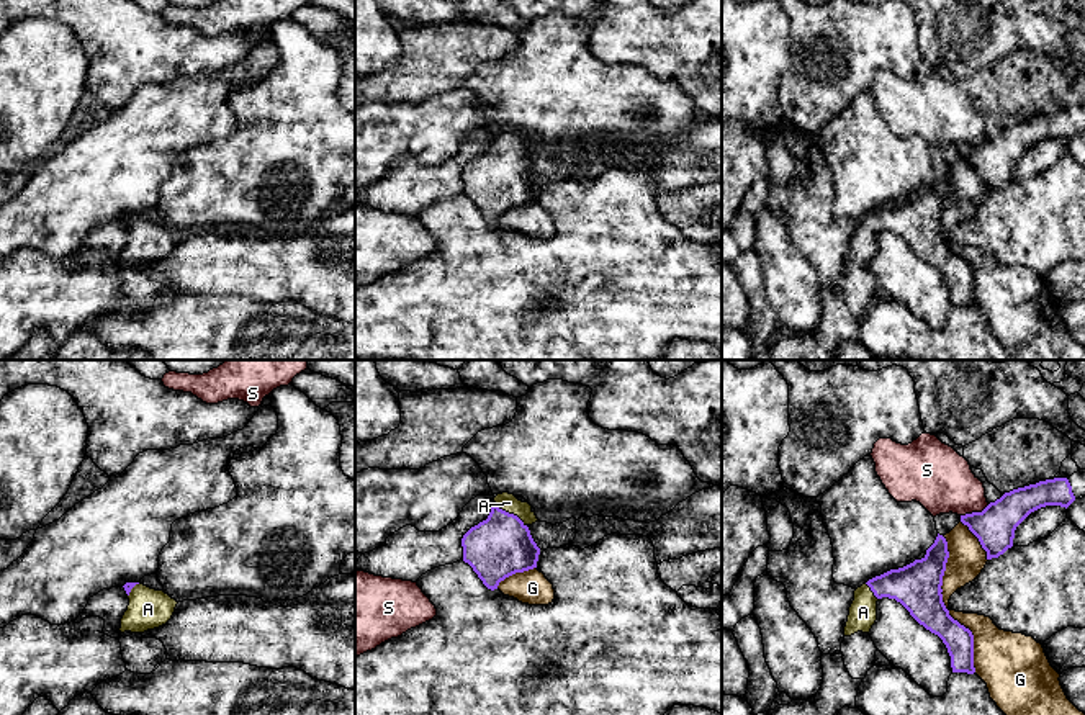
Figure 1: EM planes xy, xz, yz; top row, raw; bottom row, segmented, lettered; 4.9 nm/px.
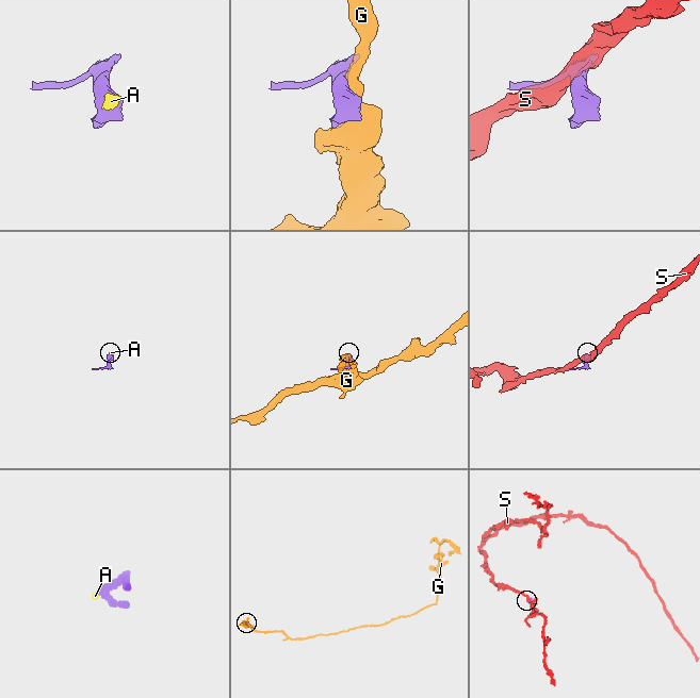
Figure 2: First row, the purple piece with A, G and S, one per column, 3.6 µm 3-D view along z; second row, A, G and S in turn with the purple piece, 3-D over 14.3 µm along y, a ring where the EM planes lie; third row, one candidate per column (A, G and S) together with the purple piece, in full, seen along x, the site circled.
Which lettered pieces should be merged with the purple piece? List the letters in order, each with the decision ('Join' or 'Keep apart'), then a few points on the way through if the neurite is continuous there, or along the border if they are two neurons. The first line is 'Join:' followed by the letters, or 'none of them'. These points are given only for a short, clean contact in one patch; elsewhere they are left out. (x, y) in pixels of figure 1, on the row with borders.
Join: A
A: Join. Path across: xz (501, 545), (508, 512), (509, 503)
G: Keep apart
S: Keep apart

